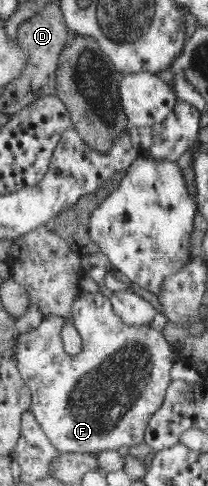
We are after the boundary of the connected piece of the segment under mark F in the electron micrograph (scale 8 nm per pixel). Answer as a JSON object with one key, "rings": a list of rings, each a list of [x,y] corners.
{"rings":[[[81,291],[79,295],[74,299],[72,307],[72,321],[77,332],[81,335],[83,341],[83,350],[77,355],[69,355],[65,352],[64,344],[61,338],[61,331],[65,327],[66,320],[58,315],[43,316],[45,319],[41,319],[41,323],[38,327],[22,334],[18,334],[17,338],[17,354],[16,354],[16,366],[19,370],[22,380],[26,383],[30,392],[32,393],[32,405],[30,406],[31,414],[35,416],[37,423],[41,426],[43,433],[47,435],[51,445],[61,452],[89,452],[96,451],[112,451],[117,452],[121,447],[131,447],[139,443],[144,442],[144,431],[149,422],[149,419],[155,415],[161,408],[165,391],[169,385],[169,371],[173,367],[173,363],[177,357],[173,354],[172,347],[167,343],[167,339],[161,332],[145,326],[130,326],[123,323],[120,318],[115,316],[113,312],[113,306],[109,303],[109,298],[104,297],[101,293],[88,293]]]}

